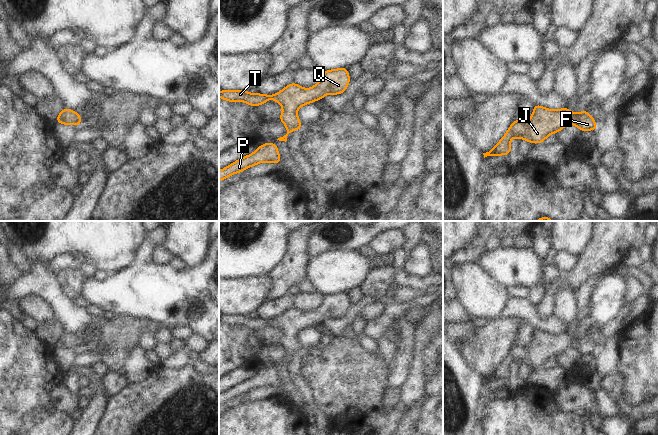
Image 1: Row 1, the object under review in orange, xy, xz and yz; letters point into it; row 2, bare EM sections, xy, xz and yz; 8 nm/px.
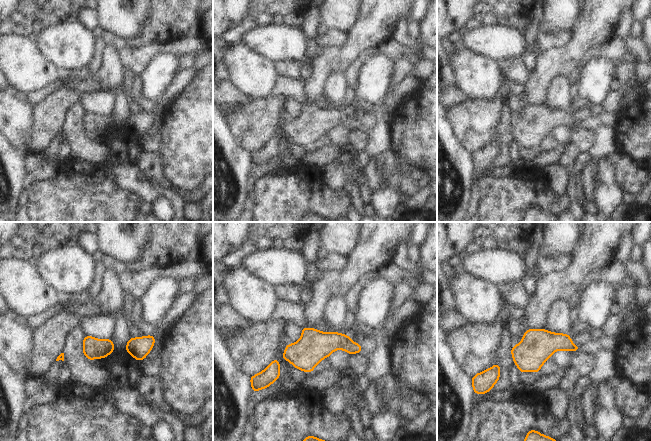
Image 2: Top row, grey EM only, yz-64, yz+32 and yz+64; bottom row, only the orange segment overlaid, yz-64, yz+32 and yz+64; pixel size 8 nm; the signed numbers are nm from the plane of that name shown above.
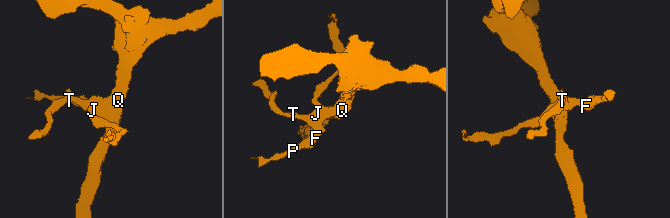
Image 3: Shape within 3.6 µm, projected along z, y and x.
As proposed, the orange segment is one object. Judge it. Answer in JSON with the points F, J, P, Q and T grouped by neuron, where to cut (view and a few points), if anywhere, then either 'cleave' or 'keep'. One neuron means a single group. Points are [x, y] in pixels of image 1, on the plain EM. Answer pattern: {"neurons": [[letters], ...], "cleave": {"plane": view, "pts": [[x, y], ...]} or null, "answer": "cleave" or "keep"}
{"neurons": [["F", "J", "P", "Q", "T"]], "cleave": null, "answer": "keep"}

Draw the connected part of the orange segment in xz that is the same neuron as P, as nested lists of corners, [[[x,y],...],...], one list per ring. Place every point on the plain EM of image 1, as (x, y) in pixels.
[[[265,367],[259,370],[252,378],[245,380],[231,389],[219,395],[219,405],[226,403],[235,397],[239,397],[246,392],[252,391],[261,386],[274,386],[278,388],[281,380],[278,377],[278,372],[273,367]]]

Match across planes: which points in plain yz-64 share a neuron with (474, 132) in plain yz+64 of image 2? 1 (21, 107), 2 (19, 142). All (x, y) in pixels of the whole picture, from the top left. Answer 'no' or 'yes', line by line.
1: no
2: no

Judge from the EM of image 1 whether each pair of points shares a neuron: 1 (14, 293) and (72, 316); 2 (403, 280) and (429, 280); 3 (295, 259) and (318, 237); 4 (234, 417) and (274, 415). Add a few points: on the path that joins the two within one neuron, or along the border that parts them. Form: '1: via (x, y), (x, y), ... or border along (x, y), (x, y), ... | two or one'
1: via (28, 288), (44, 288), (58, 302) | one
2: via (409, 282), (423, 282) | one
3: border along (312, 231), (308, 240), (308, 254), (310, 257) | two
4: via (244, 415), (264, 415) | one

